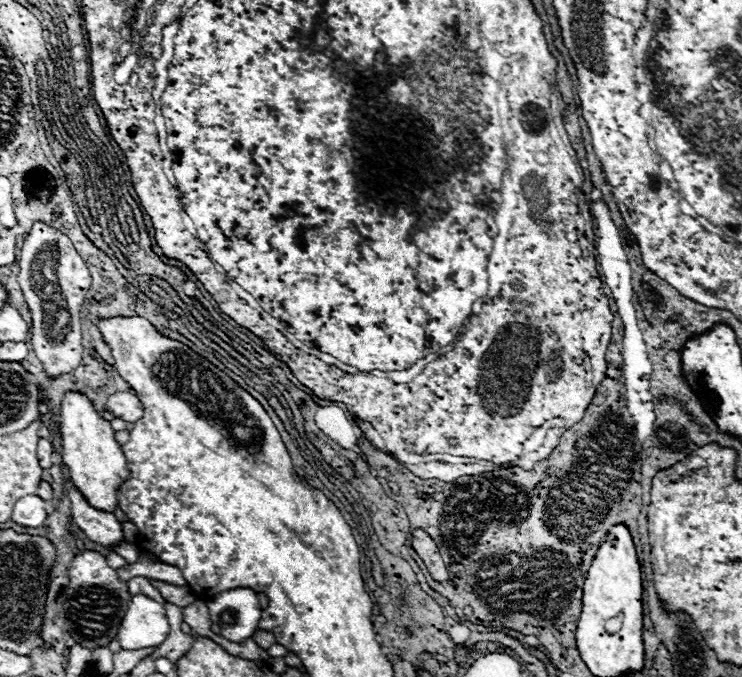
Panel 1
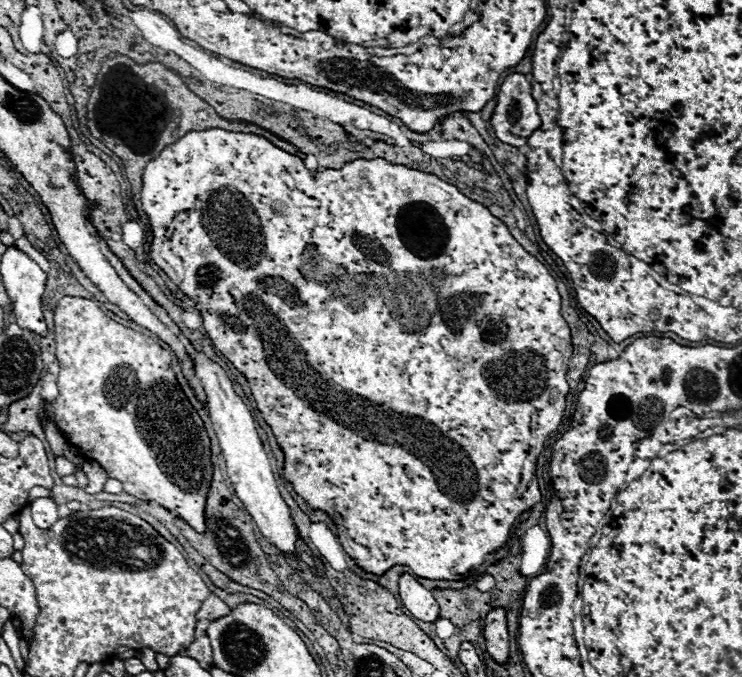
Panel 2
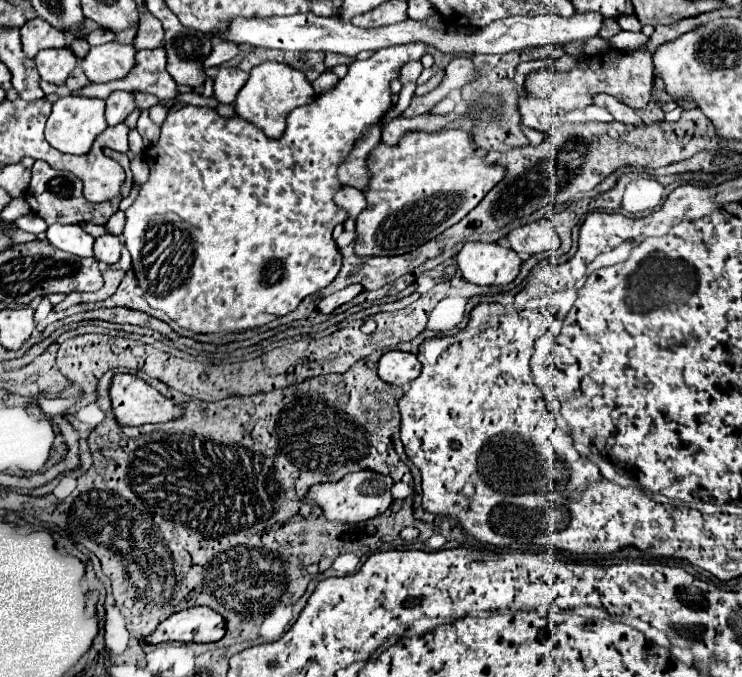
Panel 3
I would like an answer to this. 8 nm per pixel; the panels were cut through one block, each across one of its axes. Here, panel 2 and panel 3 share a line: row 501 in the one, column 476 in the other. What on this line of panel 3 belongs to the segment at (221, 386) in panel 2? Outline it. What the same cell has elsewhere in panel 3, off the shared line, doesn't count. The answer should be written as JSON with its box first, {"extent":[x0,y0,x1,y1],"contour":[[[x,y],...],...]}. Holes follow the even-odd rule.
{"extent":[456,242,520,286],"contour":[[[466,242],[456,256],[462,276],[472,284],[504,286],[520,272],[520,256],[496,242]]]}

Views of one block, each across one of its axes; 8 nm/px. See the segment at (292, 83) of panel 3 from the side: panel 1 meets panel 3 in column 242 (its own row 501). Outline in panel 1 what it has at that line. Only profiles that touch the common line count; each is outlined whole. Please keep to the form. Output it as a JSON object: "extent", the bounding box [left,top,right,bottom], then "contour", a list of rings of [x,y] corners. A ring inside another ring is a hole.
{"extent":[60,392,130,512],"contour":[[[68,392],[62,400],[60,408],[60,428],[62,428],[62,460],[70,474],[70,480],[78,488],[78,492],[86,498],[90,506],[104,512],[114,512],[118,508],[116,492],[124,480],[128,480],[130,472],[126,468],[126,458],[114,440],[114,430],[110,422],[100,418],[92,408],[90,400],[78,392]]]}

